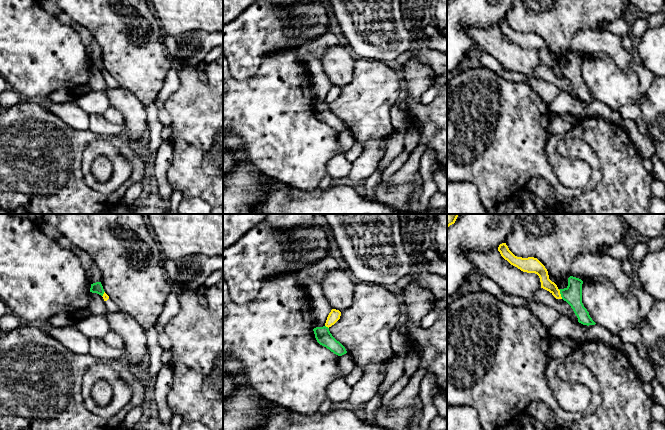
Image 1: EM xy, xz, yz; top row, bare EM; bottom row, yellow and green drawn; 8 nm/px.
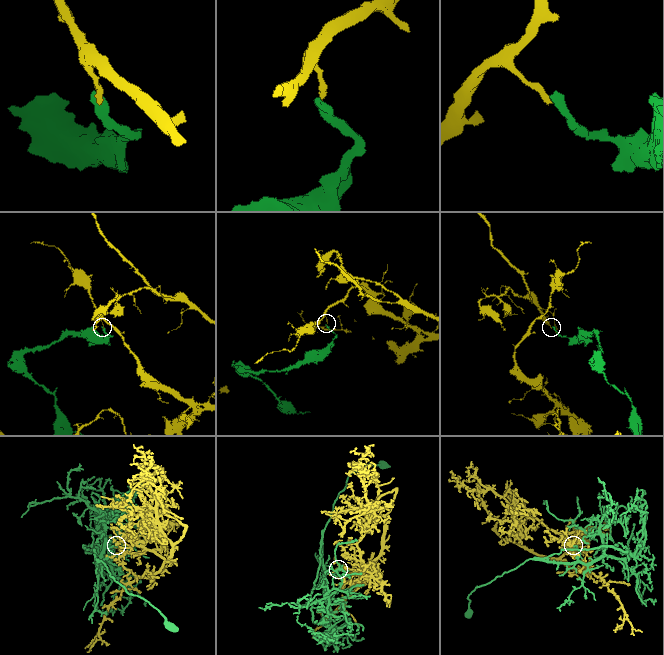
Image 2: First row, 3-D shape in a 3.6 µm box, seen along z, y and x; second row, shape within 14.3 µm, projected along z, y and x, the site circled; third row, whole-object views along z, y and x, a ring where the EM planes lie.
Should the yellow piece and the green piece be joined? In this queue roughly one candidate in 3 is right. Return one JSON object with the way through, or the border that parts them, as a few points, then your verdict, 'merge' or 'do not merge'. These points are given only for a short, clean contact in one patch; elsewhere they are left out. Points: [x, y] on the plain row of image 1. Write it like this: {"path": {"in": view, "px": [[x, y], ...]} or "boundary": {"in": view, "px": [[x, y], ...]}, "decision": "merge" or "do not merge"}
{"boundary": {"in": "yz", "px": [[558, 65], [562, 74]]}, "decision": "do not merge"}

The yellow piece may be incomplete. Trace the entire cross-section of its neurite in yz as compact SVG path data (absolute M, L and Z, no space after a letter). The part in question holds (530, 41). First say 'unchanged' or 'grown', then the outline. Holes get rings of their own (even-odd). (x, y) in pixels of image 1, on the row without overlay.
unchanged; M506 19L500 20L498 27L505 36L521 47L537 50L540 54L541 64L549 67L556 75L562 75L560 66L558 65L557 61L549 55L547 45L537 34L517 33L509 26Z

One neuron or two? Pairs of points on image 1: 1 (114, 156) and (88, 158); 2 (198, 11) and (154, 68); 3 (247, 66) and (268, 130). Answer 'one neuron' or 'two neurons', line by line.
1: one neuron
2: two neurons
3: two neurons

